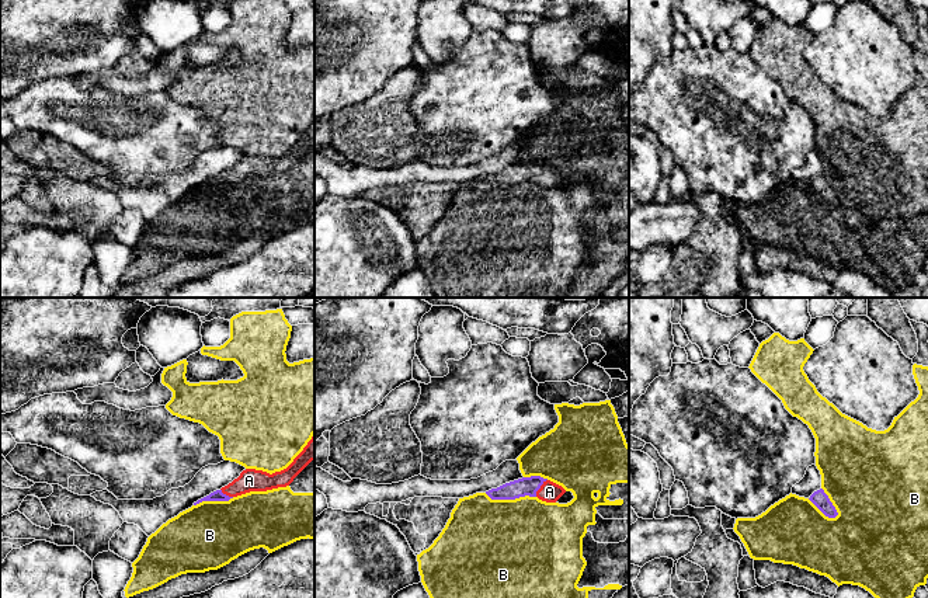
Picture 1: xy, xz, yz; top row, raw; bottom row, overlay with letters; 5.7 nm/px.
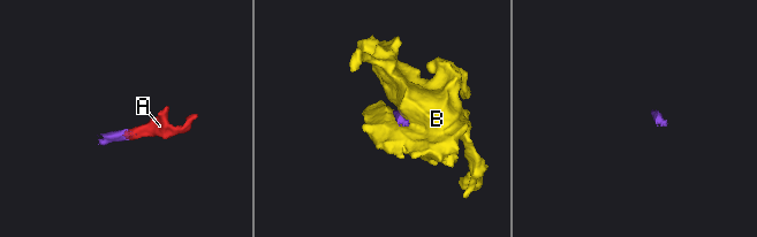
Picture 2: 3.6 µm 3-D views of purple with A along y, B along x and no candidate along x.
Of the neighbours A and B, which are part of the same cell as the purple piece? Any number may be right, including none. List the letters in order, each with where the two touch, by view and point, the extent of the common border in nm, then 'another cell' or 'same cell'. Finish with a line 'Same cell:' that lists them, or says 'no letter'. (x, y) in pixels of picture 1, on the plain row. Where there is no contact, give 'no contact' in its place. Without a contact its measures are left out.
A: meets purple in xz at (539, 173); contact 120 nm long; same cell
B: meets purple in yz at (823, 198); contact 200 nm long; another cell
Same cell: A

